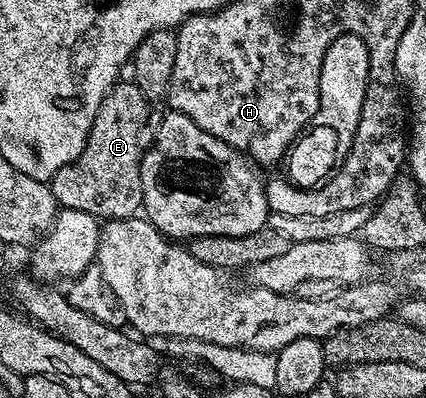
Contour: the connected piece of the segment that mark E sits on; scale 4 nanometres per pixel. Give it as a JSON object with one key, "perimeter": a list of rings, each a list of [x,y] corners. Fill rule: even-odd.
{"perimeter":[[[116,81],[101,100],[81,156],[49,179],[55,201],[64,211],[88,214],[100,220],[133,218],[140,213],[141,164],[155,141],[157,114],[155,118],[152,99],[146,98],[134,81],[123,81]]]}

